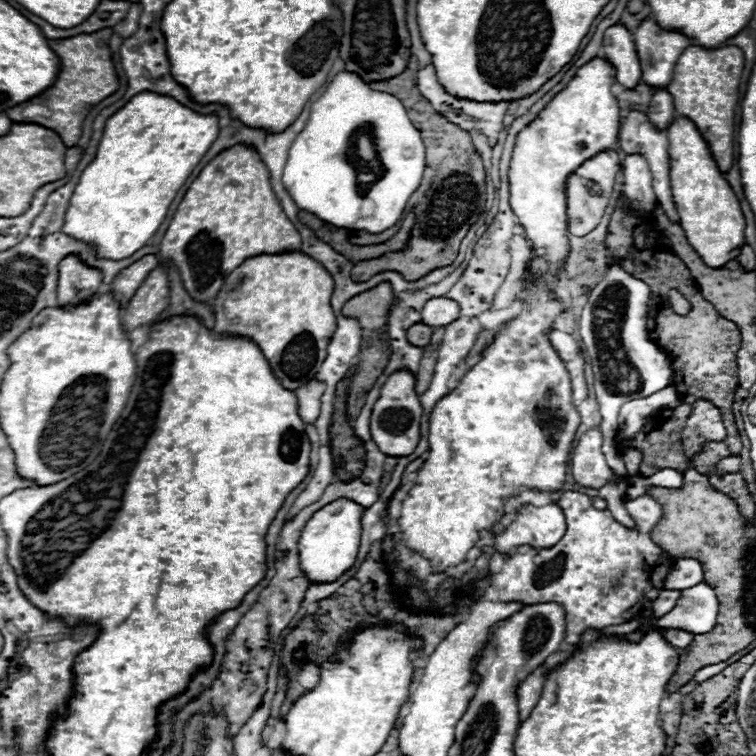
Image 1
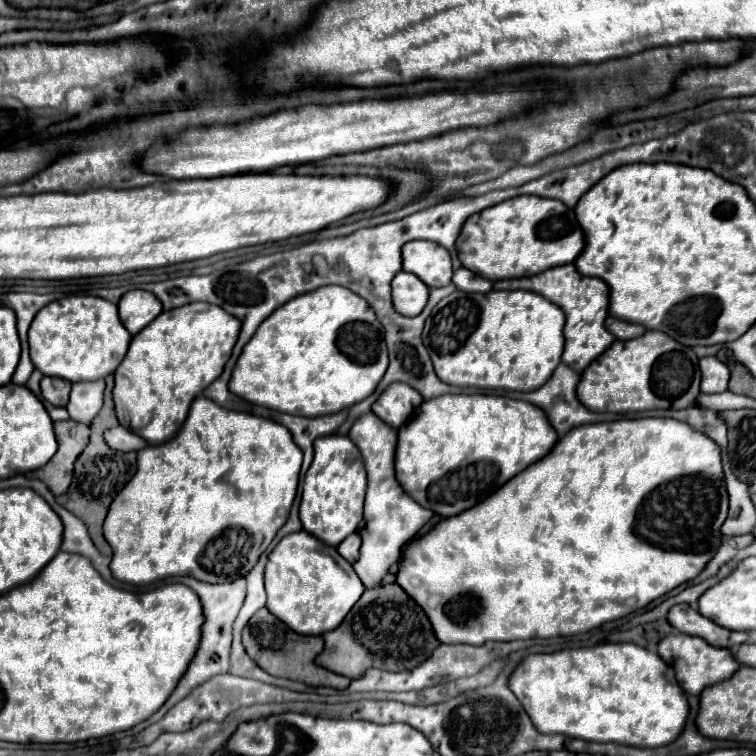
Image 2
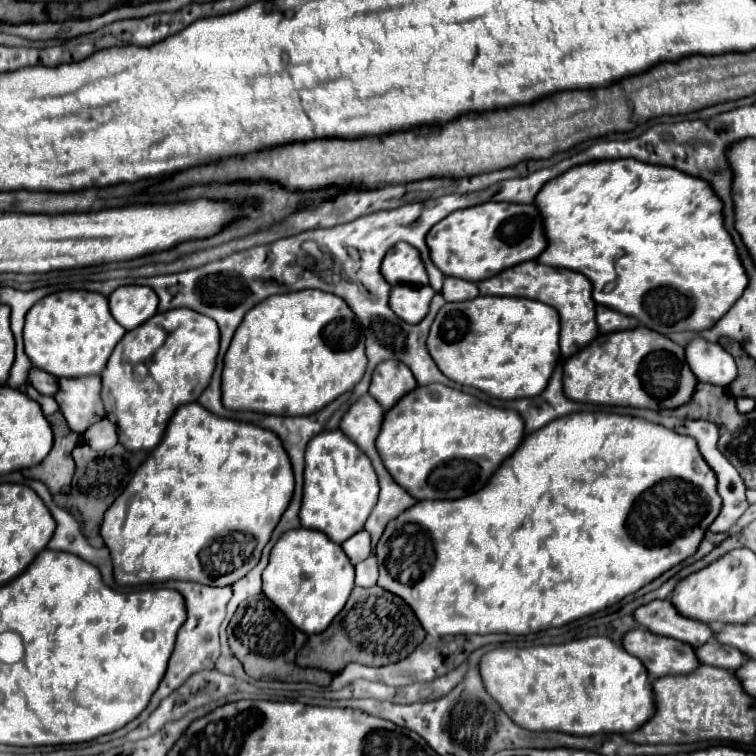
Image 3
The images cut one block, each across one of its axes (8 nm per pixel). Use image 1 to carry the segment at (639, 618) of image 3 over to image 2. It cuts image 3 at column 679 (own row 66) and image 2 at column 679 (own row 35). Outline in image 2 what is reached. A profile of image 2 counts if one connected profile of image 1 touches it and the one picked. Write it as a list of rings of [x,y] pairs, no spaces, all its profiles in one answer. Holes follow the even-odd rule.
[[[688,604],[674,606],[668,614],[668,620],[678,632],[700,636],[712,646],[724,646],[724,648],[736,650],[738,646],[748,642],[748,632],[734,632],[728,628],[722,628],[712,620],[704,618],[694,606],[688,606]]]

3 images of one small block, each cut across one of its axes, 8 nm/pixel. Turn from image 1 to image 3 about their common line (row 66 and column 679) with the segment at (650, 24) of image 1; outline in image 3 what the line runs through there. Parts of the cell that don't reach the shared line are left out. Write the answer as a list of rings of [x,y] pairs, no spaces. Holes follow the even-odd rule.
[[[634,628],[622,638],[624,650],[644,662],[652,680],[672,674],[690,674],[700,662],[694,654],[694,648],[678,642],[674,638],[652,634],[644,628]]]

